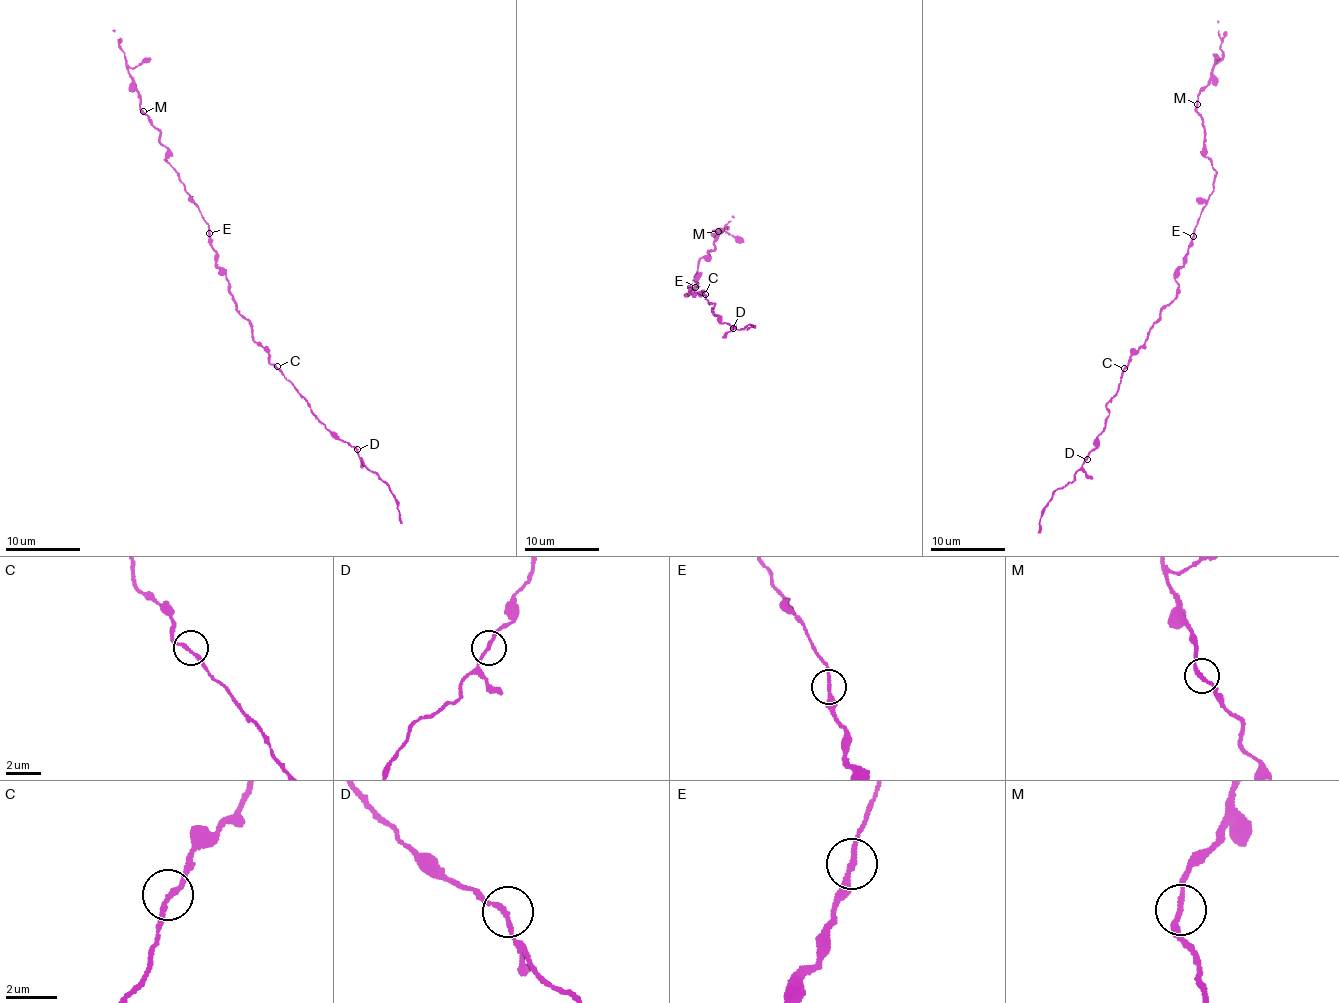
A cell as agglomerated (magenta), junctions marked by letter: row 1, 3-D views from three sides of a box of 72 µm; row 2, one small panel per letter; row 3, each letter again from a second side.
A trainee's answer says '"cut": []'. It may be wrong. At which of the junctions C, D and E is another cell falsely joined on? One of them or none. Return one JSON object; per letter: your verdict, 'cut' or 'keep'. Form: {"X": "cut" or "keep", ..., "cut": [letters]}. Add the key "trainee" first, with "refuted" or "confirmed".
{"trainee": "confirmed", "C": "keep", "D": "keep", "E": "keep", "cut": []}

